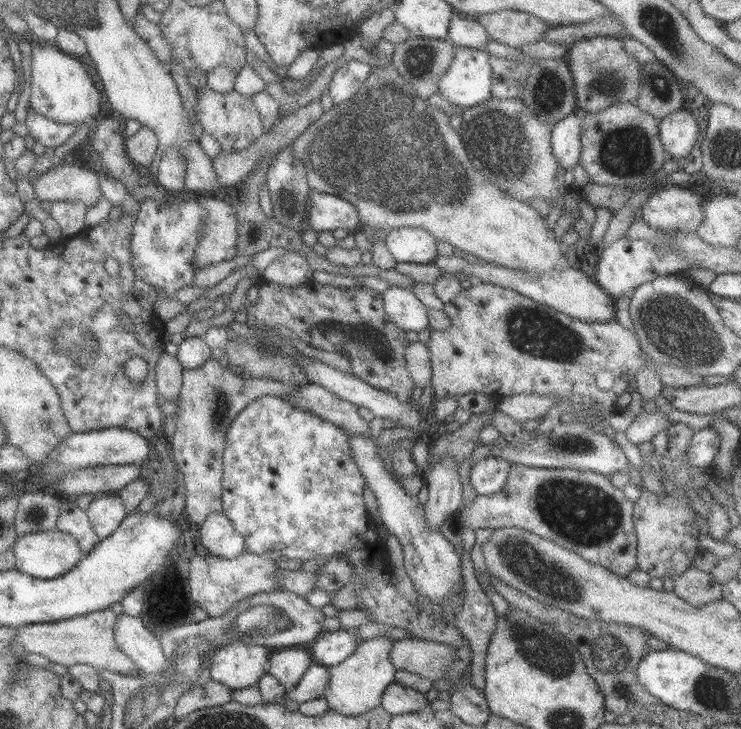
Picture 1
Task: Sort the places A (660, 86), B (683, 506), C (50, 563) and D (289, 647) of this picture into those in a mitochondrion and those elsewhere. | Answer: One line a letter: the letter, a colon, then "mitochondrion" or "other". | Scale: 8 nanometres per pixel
A: mitochondrion
B: other
C: other
D: other

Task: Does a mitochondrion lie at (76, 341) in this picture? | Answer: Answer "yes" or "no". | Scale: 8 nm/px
yes

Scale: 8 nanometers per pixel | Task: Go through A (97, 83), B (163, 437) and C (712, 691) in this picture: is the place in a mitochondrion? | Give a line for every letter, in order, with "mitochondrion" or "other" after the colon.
A: other
B: other
C: mitochondrion

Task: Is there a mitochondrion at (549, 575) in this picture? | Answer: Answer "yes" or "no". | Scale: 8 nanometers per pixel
yes

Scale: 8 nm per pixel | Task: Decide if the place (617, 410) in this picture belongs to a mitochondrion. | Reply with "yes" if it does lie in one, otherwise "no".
no

